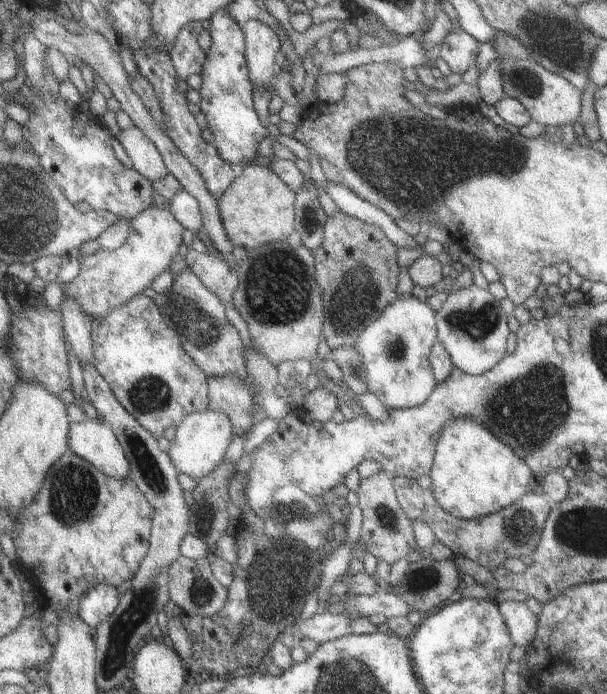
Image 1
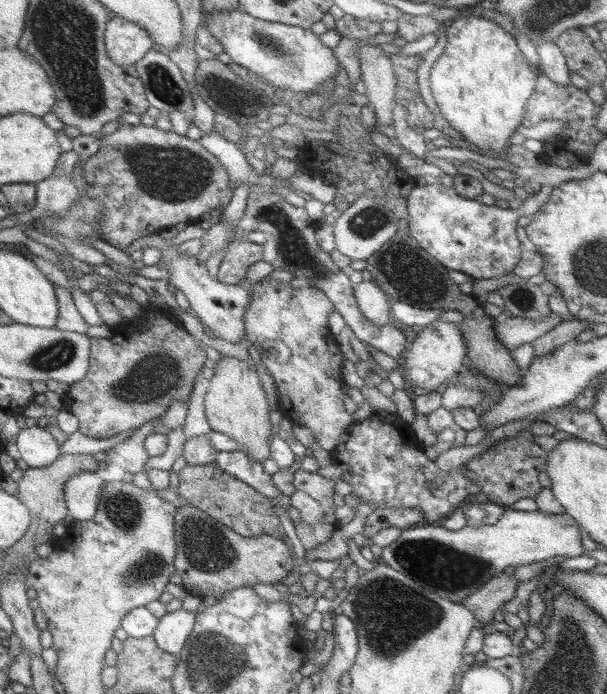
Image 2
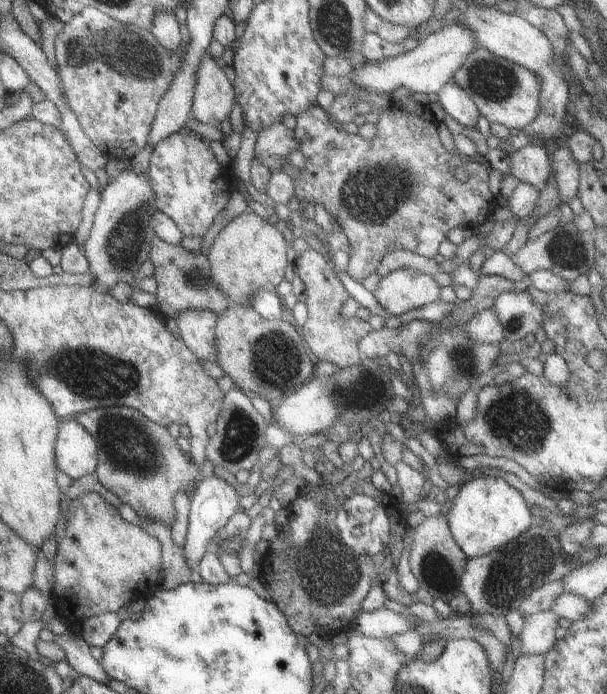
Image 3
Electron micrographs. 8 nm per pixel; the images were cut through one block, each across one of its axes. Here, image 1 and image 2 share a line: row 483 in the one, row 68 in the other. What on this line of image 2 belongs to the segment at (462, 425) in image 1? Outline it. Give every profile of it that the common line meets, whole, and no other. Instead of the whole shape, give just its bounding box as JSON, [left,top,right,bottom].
[429,16,537,162]

